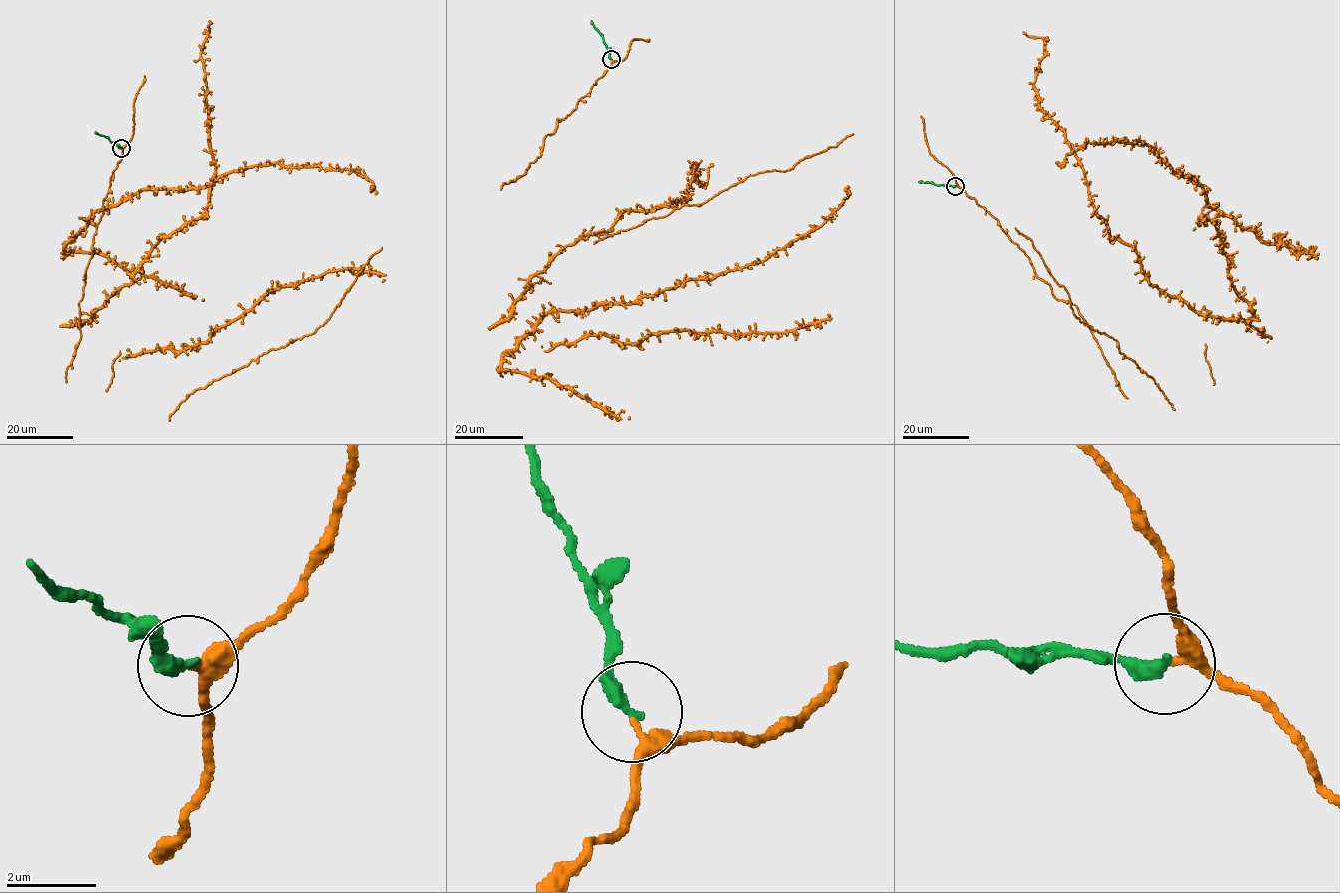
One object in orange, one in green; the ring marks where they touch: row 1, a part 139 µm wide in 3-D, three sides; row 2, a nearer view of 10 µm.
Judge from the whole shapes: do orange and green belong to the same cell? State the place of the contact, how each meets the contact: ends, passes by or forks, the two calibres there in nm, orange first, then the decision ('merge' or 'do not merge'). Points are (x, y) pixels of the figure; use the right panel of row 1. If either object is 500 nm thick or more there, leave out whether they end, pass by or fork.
at (955, 186); orange passes by; green ends there; 240 nm thick on the orange side, 320 nm on the other; merge

